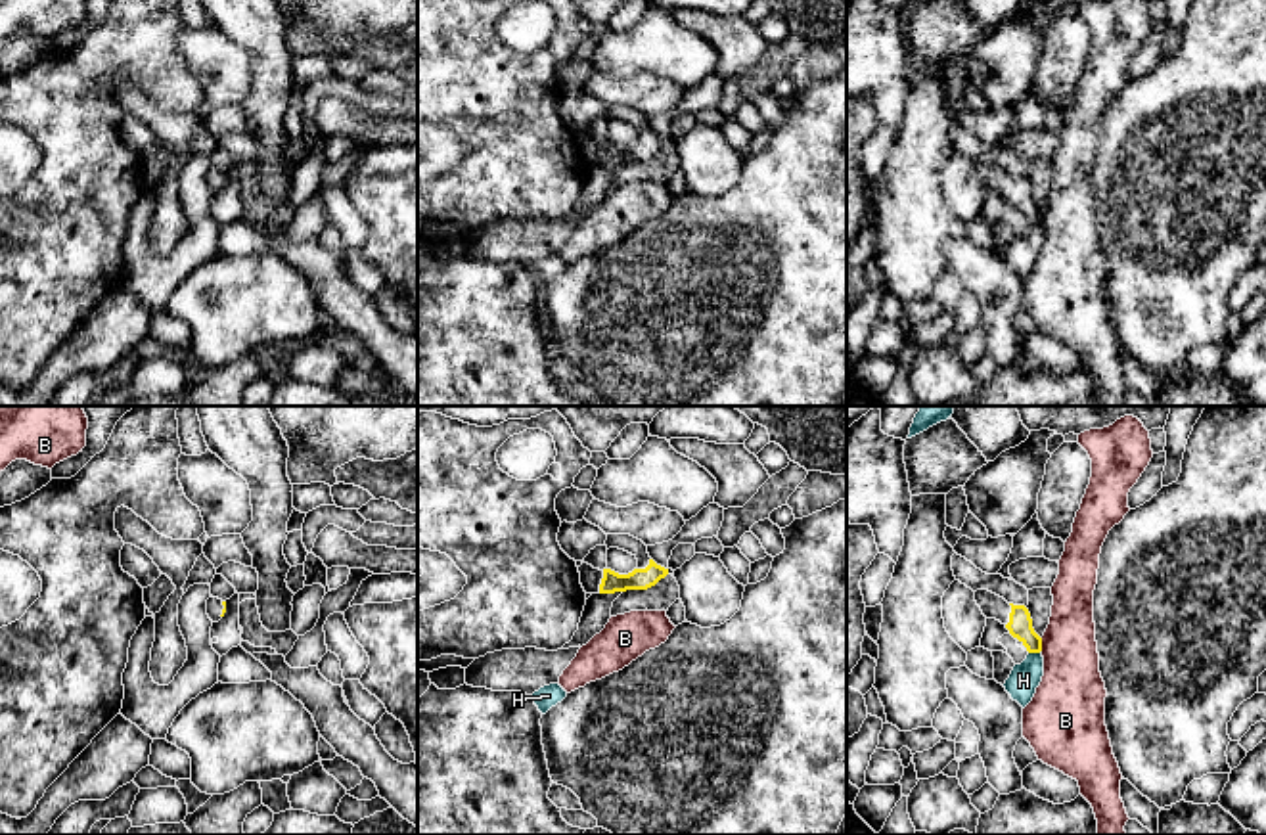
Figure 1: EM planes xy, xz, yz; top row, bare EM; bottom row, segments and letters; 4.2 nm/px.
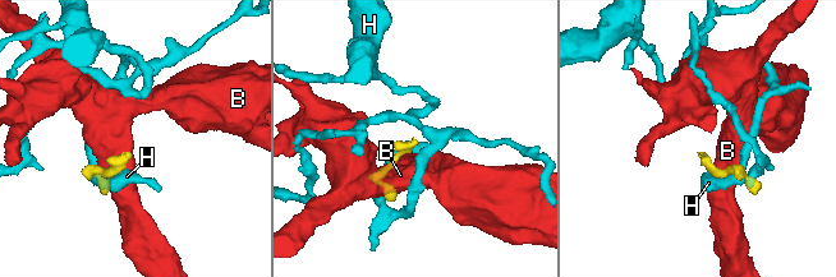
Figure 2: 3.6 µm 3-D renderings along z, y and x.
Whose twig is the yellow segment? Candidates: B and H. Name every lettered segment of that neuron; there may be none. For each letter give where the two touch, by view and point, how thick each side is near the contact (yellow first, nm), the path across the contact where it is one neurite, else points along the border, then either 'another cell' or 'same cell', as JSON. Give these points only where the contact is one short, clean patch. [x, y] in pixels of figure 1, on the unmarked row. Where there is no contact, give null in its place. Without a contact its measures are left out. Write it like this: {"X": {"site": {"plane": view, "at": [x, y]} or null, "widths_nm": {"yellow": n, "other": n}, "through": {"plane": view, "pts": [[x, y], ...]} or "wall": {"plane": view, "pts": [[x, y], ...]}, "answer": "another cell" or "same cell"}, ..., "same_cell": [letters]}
{"B": {"site": {"plane": "yz", "at": [1040, 215]}, "widths_nm": {"yellow": 100, "other": 280}, "wall": {"plane": "yz", "pts": [[1040, 209], [1042, 221]]}, "answer": "another cell"}, "H": {"site": {"plane": "yz", "at": [1035, 223]}, "widths_nm": {"yellow": 100, "other": 130}, "answer": "another cell"}, "same_cell": []}

